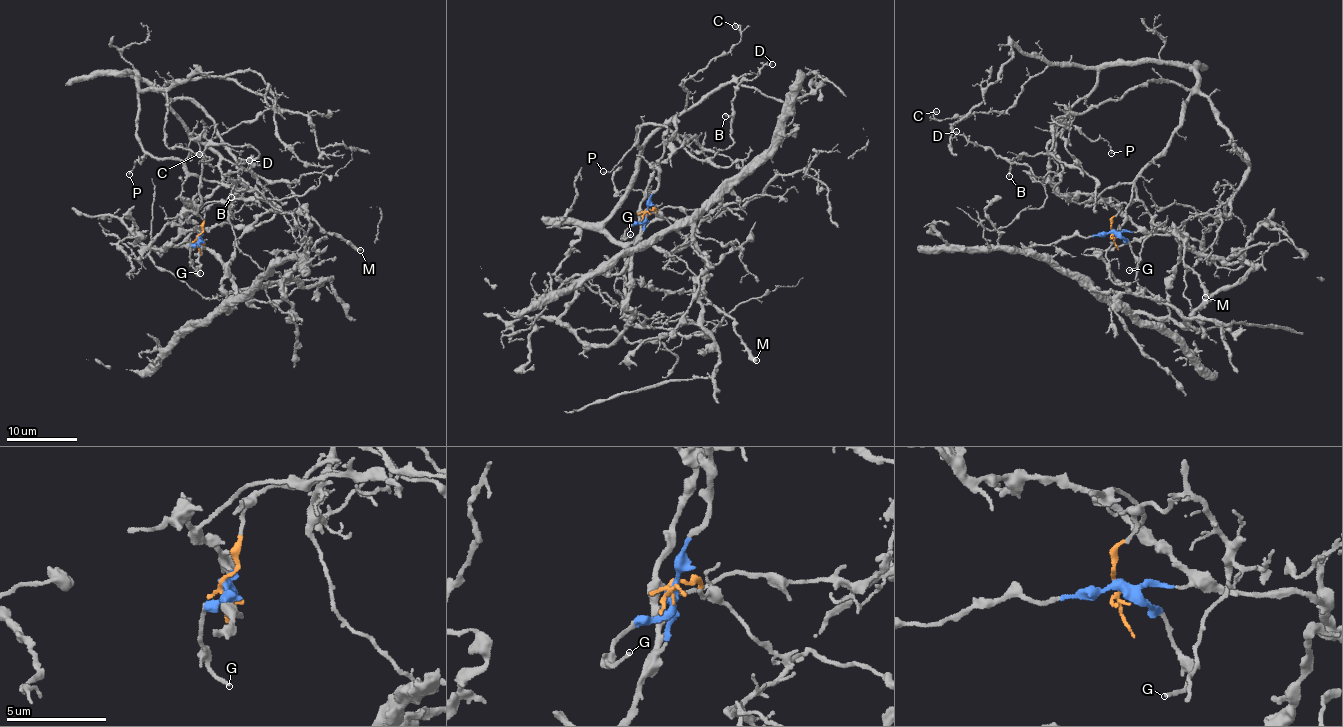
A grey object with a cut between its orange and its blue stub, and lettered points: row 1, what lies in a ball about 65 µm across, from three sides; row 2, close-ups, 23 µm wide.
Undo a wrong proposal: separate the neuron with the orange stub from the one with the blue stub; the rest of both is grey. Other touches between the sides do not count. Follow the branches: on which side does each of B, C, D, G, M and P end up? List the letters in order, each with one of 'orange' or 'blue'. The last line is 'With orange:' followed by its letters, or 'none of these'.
B: orange
C: orange
D: orange
G: blue
M: blue
P: orange
With orange: B, C, D, P

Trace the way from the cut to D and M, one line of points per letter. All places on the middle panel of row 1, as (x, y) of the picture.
D: (644, 211), (695, 234), (612, 240), (636, 131), (709, 160), (772, 64)
M: (644, 211), (634, 256), (613, 275), (591, 274), (560, 320), (609, 345), (640, 278), (716, 305), (756, 361)

